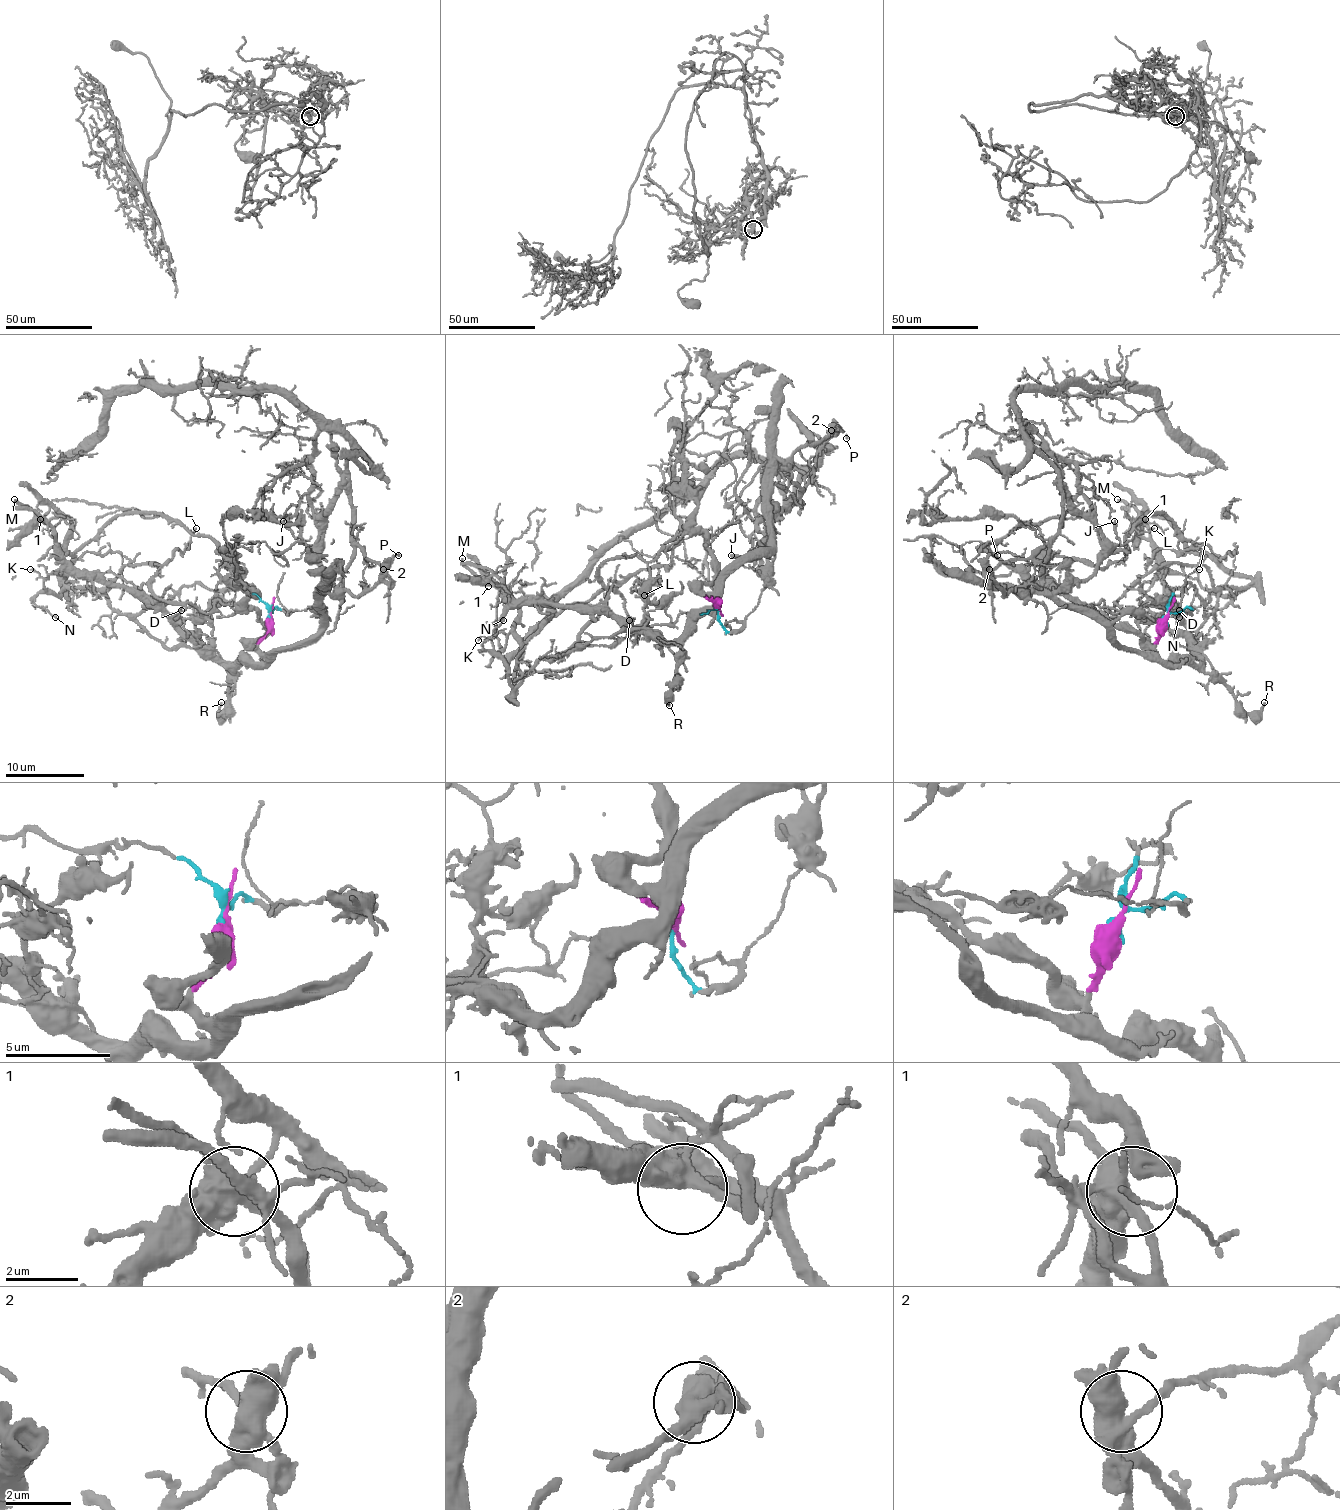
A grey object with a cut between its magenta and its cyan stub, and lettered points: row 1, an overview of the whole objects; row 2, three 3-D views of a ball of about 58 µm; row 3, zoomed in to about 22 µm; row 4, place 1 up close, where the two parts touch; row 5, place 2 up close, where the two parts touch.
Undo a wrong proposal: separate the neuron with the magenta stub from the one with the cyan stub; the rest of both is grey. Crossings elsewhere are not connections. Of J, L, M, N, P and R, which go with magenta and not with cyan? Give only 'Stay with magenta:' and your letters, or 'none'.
Stay with magenta: J, M, P, R

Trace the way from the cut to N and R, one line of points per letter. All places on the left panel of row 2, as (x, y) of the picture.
N: (268, 617), (256, 595), (199, 584), (130, 613), (120, 613), (93, 588), (39, 593), (37, 605), (55, 617)
R: (268, 617), (258, 645), (264, 661), (245, 663), (235, 672), (223, 712), (221, 702)

